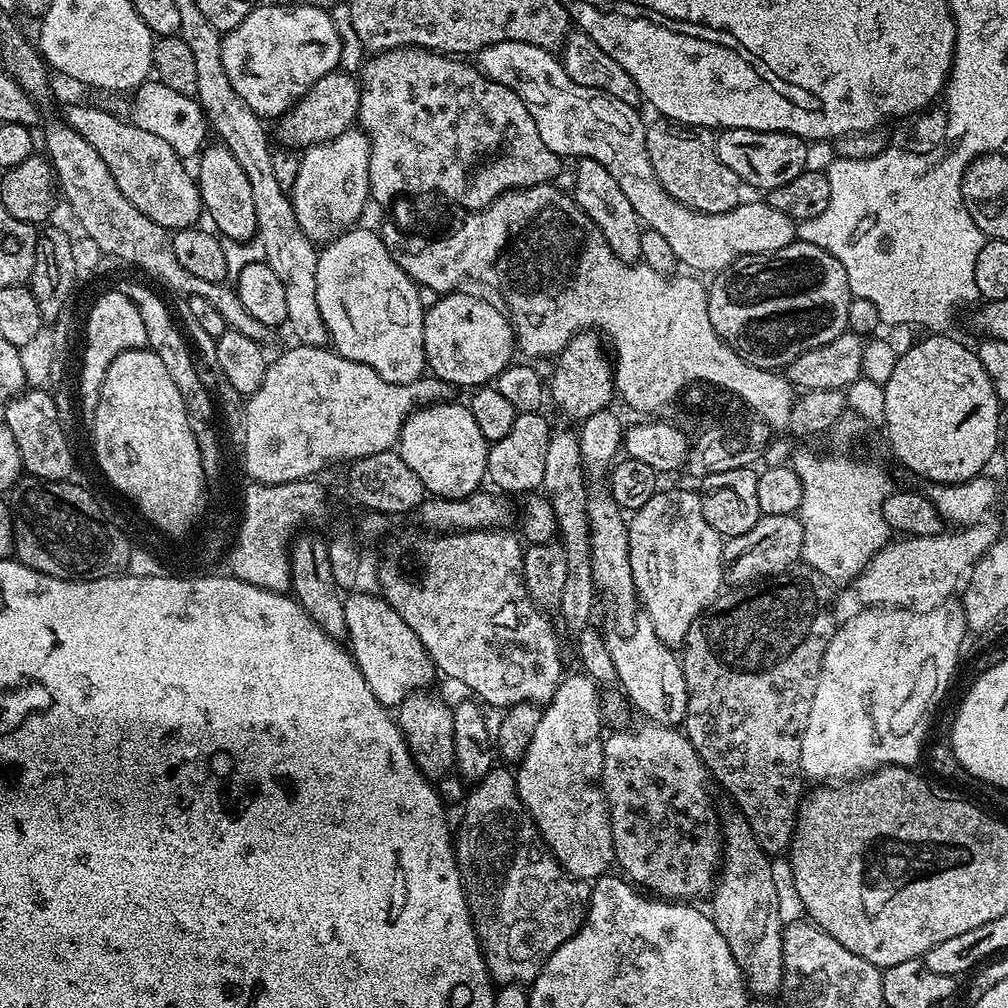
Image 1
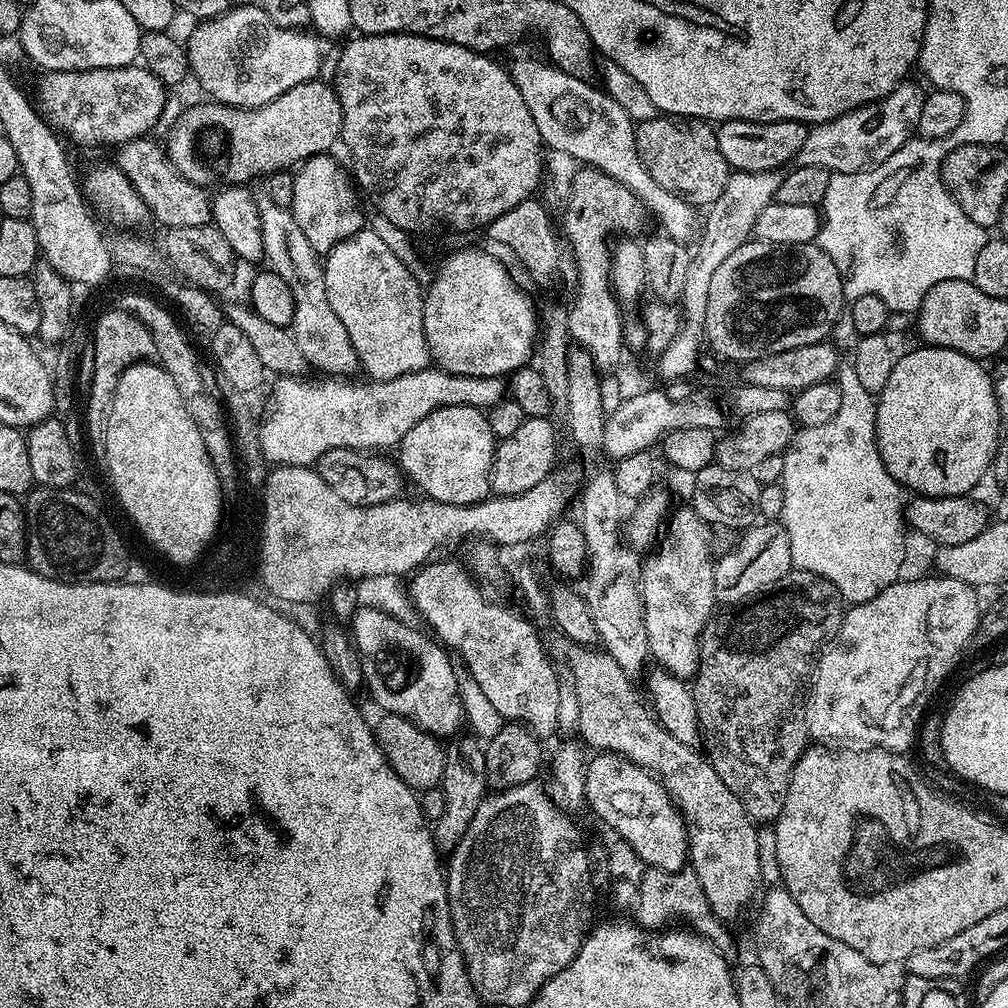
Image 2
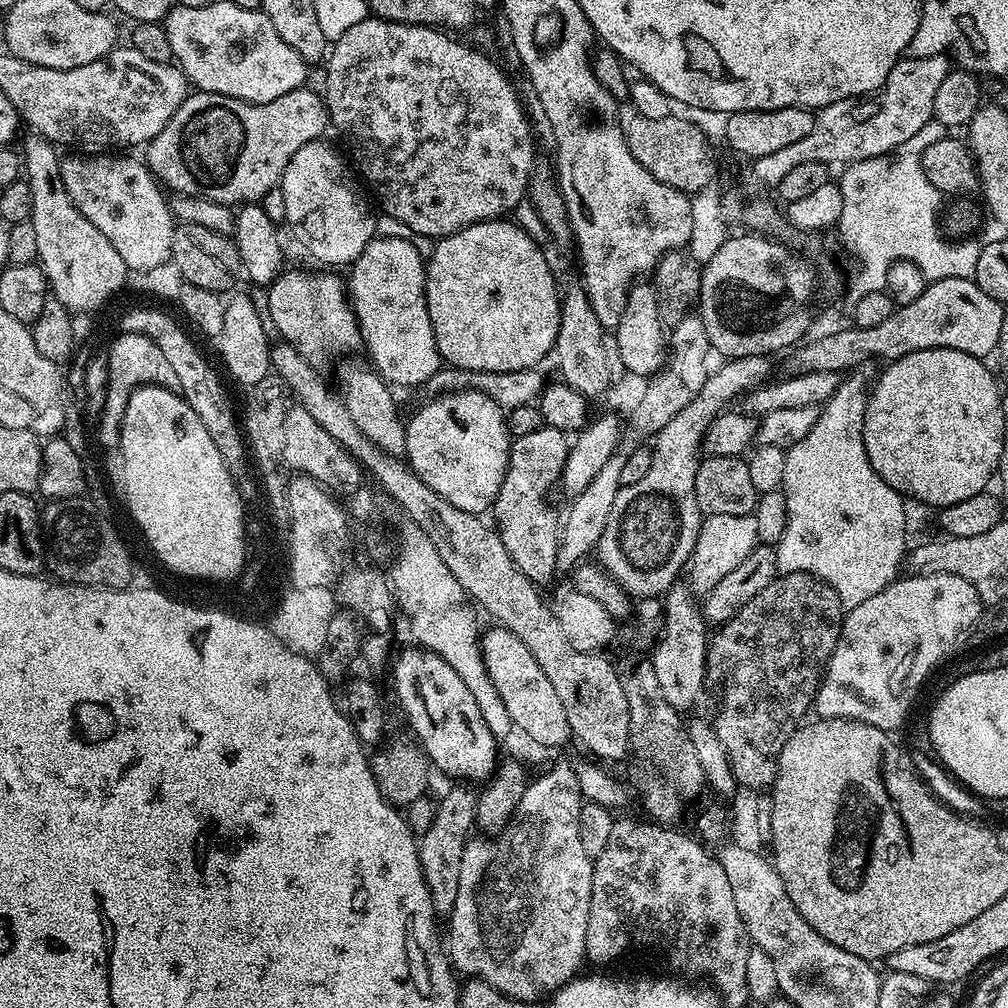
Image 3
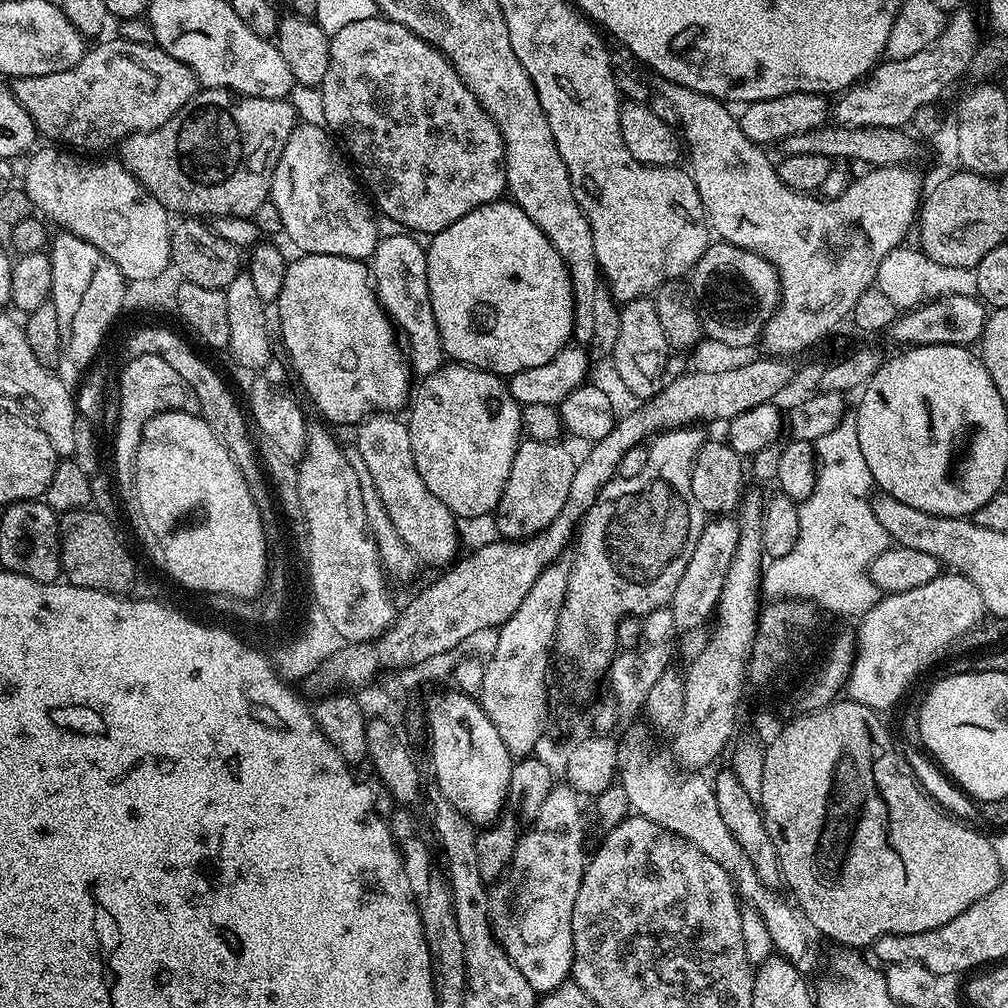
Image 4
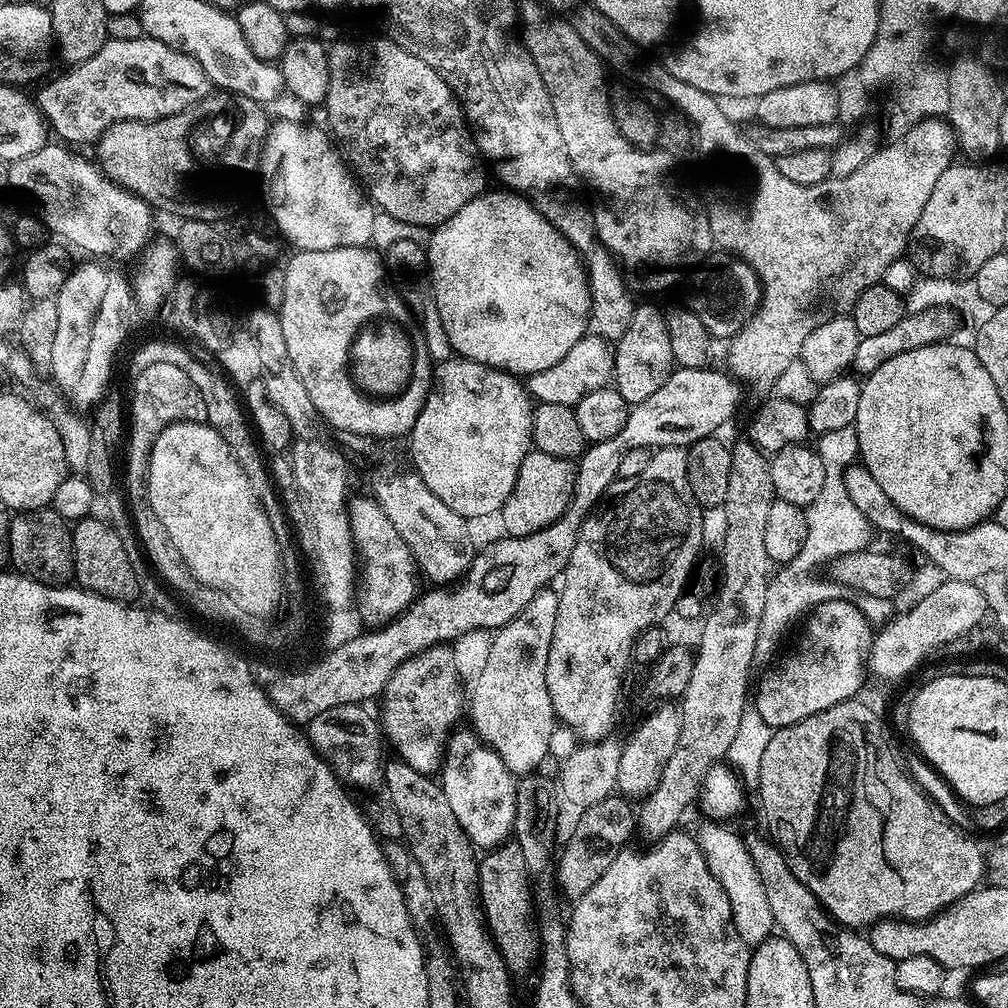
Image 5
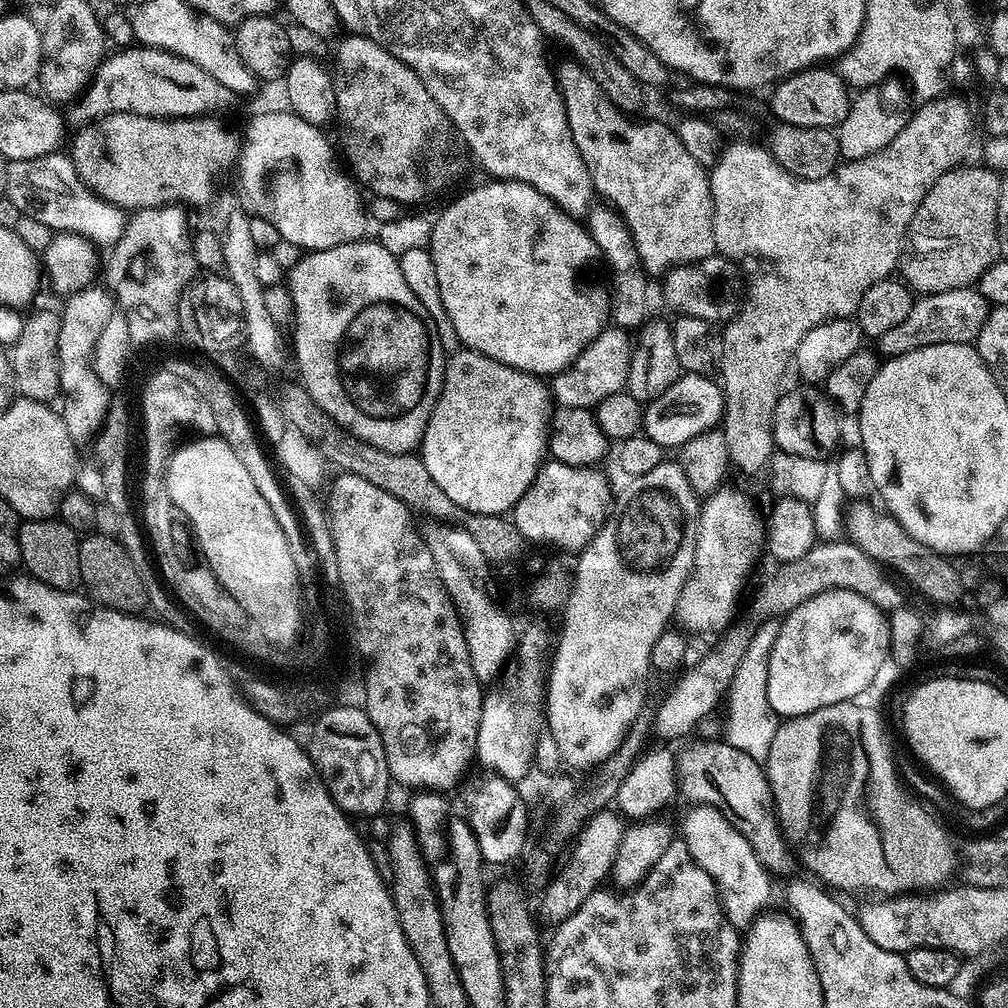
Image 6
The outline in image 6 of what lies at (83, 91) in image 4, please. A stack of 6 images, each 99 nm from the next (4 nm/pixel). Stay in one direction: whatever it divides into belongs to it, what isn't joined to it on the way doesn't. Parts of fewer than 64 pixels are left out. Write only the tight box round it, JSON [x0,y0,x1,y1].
[66,46,238,125]

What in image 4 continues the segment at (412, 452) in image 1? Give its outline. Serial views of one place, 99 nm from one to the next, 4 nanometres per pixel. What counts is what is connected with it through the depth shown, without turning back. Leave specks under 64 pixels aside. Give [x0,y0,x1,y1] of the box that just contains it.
[406,362,522,520]

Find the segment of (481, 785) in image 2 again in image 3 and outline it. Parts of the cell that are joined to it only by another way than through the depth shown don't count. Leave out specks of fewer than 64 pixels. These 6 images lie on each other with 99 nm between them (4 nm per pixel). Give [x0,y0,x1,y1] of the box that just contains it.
[416,782,477,918]

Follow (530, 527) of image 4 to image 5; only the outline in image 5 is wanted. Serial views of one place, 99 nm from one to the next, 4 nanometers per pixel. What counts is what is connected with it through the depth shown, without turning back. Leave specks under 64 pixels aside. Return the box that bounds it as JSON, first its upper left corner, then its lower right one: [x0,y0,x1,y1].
[498,450,576,536]

